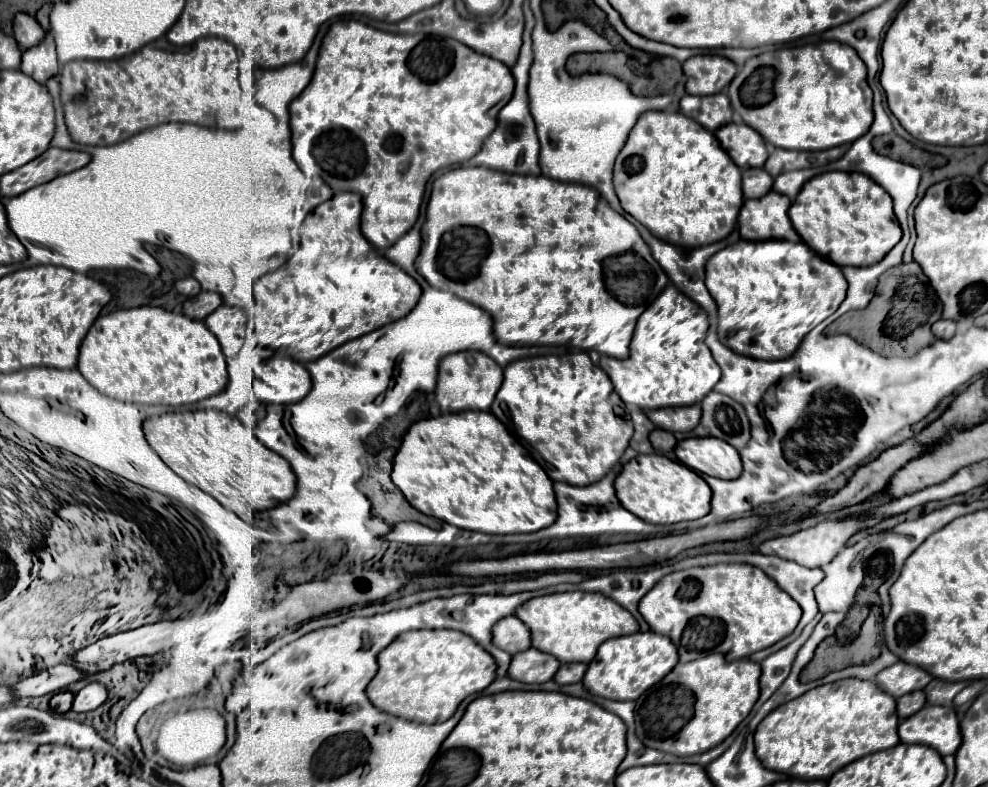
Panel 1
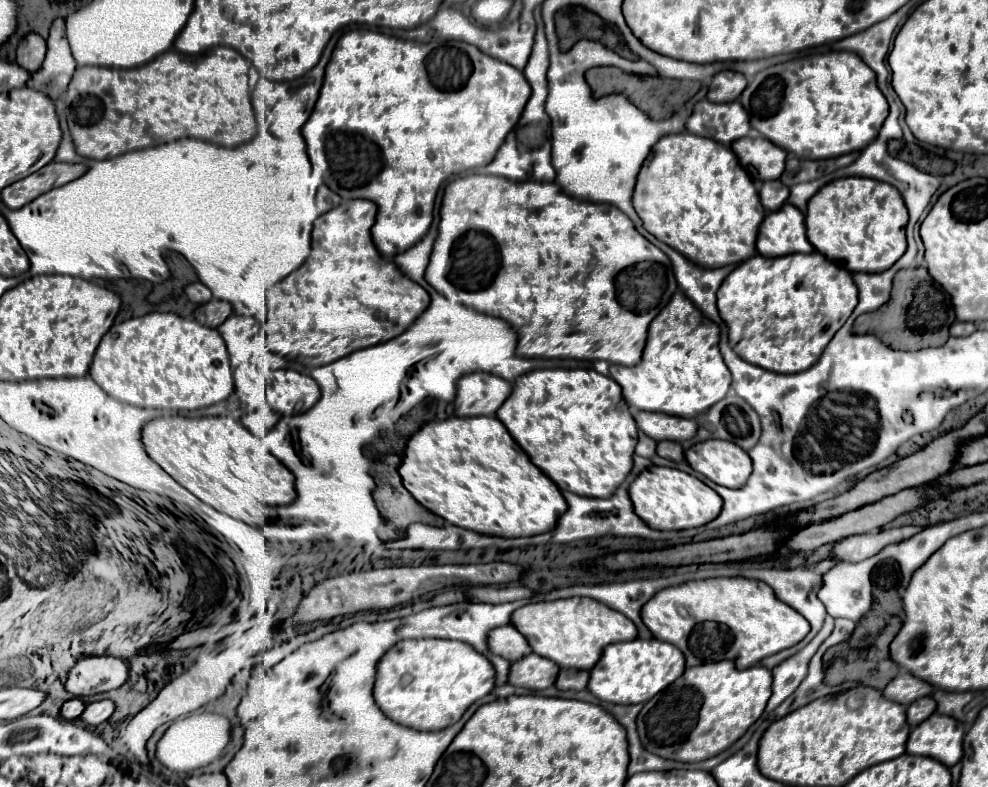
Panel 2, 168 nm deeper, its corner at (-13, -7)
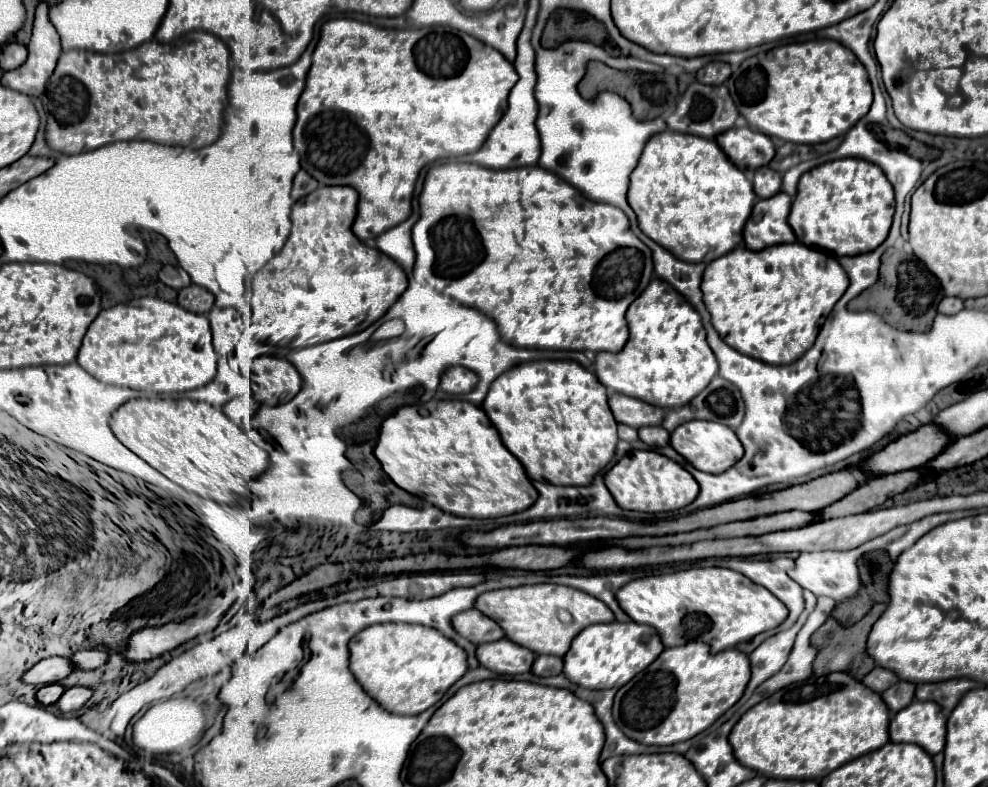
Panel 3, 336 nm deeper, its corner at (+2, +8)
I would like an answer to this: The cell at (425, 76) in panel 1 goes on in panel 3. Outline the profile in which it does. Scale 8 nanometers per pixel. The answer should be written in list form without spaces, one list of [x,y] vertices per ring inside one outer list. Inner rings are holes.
[[[331,19],[321,25],[321,37],[319,43],[313,51],[313,65],[309,69],[307,81],[305,81],[305,93],[301,93],[301,101],[297,103],[297,125],[293,129],[293,139],[295,145],[299,145],[299,155],[301,155],[301,167],[319,181],[319,185],[349,185],[357,189],[359,193],[359,215],[353,223],[353,233],[361,241],[371,241],[383,231],[399,225],[409,217],[411,213],[411,197],[415,189],[415,181],[419,171],[445,155],[462,156],[477,151],[483,141],[487,139],[489,131],[495,127],[495,123],[501,119],[501,115],[507,109],[507,95],[517,83],[519,75],[515,67],[505,61],[497,49],[489,45],[481,45],[479,39],[455,31],[451,27],[423,27],[423,29],[383,29],[375,27],[371,23],[361,23],[355,19]]]

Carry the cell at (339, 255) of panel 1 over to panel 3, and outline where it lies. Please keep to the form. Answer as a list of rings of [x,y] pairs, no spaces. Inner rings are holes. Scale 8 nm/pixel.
[[[317,187],[313,193],[309,193],[309,197],[303,197],[293,205],[293,229],[285,243],[285,251],[281,249],[263,269],[253,275],[253,329],[257,329],[255,337],[261,337],[263,343],[303,349],[359,333],[379,321],[379,317],[389,311],[401,293],[405,293],[407,277],[403,269],[385,253],[367,247],[351,231],[357,201],[359,195],[353,187]]]

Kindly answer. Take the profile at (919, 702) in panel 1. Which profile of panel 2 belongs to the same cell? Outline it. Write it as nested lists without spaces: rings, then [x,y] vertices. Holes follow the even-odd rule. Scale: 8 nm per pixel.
[[[924,696],[924,698],[916,700],[916,702],[912,702],[912,704],[908,706],[908,710],[906,710],[908,724],[910,724],[910,726],[920,724],[920,722],[926,720],[934,710],[936,710],[936,702],[934,702],[932,696]]]

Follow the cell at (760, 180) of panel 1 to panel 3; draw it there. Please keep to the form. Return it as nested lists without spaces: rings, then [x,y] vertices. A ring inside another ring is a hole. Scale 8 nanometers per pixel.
[[[769,167],[757,169],[755,179],[753,179],[753,191],[759,199],[773,197],[773,193],[781,191],[781,175]]]

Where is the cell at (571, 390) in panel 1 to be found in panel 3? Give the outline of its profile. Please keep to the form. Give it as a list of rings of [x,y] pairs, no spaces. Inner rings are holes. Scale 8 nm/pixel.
[[[527,361],[527,363],[515,365],[513,369],[509,369],[509,373],[501,373],[501,377],[497,377],[497,381],[493,381],[493,385],[491,385],[487,397],[483,399],[481,407],[487,413],[487,417],[491,419],[491,423],[495,425],[495,429],[499,431],[505,447],[523,463],[529,479],[533,479],[533,481],[547,479],[553,485],[589,485],[593,475],[599,469],[603,469],[613,459],[613,455],[615,455],[615,445],[619,441],[617,439],[617,421],[615,421],[615,417],[611,413],[611,407],[607,403],[607,389],[597,381],[597,377],[591,371],[583,369],[575,361],[545,361],[545,363],[543,361]]]

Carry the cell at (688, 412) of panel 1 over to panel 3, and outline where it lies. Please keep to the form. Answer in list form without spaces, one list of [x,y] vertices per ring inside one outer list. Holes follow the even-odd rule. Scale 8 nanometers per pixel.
[[[621,393],[609,395],[609,405],[619,423],[629,427],[645,427],[645,425],[661,425],[663,423],[663,409],[655,405],[645,405],[645,401],[637,401],[635,397],[625,397]]]

